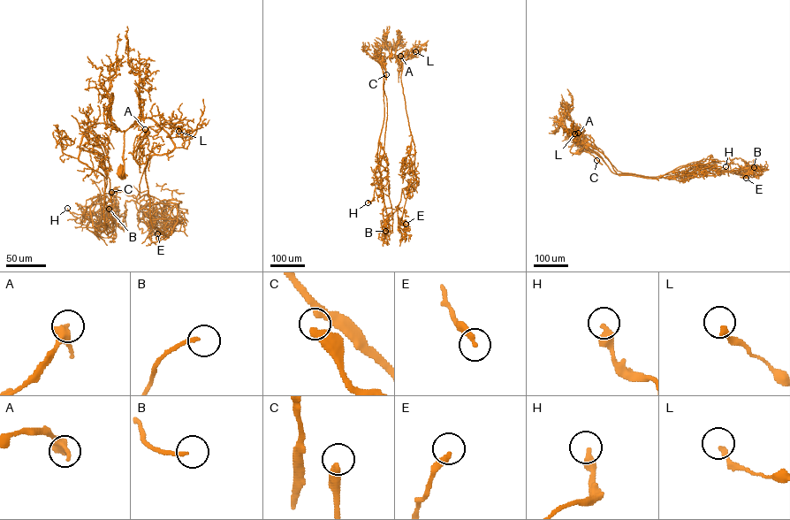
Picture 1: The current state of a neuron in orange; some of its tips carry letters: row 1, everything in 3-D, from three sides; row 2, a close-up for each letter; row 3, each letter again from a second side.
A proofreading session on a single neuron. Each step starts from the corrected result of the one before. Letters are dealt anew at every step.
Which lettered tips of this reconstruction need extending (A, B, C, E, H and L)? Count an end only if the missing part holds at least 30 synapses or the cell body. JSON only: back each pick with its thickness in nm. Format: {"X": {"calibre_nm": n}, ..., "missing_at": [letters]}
{"missing_at": []}

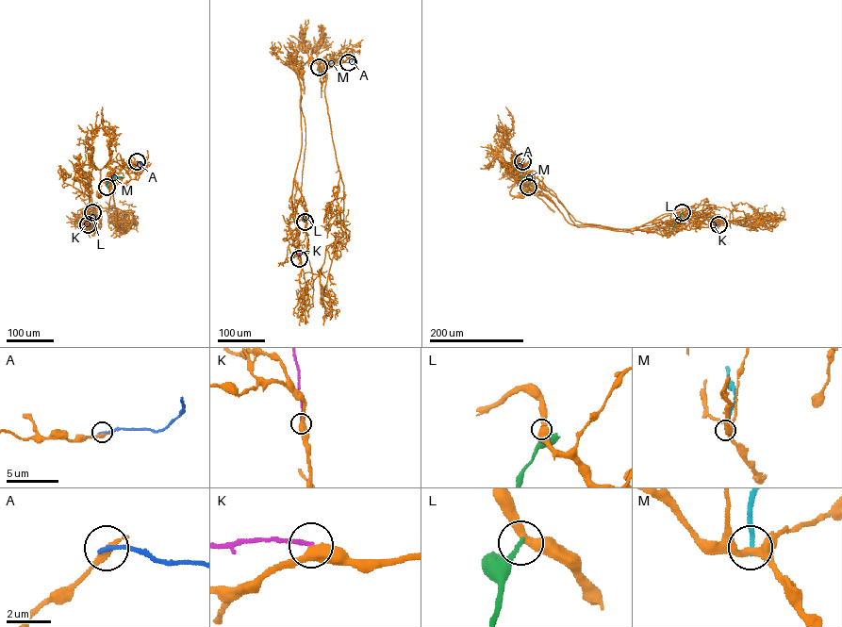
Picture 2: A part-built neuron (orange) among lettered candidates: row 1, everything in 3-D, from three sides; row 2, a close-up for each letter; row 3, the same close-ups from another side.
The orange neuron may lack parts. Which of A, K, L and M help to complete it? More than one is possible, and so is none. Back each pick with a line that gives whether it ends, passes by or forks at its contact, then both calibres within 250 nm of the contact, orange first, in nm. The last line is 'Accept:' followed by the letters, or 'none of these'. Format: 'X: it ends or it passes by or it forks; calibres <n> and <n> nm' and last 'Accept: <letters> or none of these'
Accept: none of these

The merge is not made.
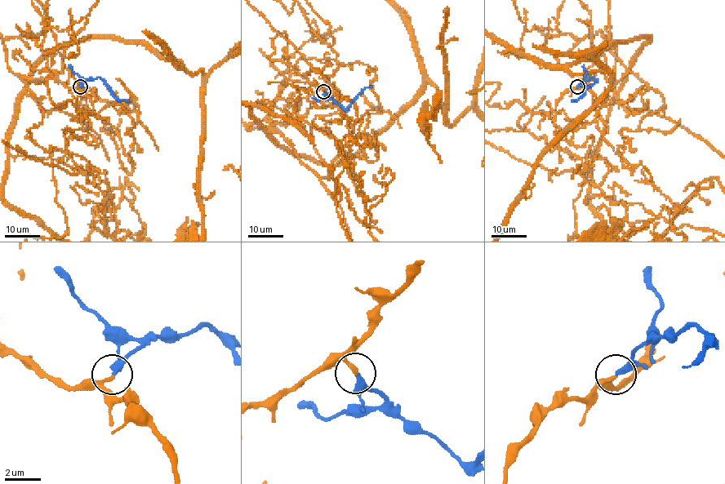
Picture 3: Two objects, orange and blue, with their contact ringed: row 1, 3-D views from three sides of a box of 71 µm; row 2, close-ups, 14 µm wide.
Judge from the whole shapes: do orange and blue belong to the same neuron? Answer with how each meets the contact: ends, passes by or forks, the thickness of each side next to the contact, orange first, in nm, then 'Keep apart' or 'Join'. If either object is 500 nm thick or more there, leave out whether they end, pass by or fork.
At the ring orange ends. At the ring blue ends. Thickness 200 nm (orange) against 360 nm. Join

